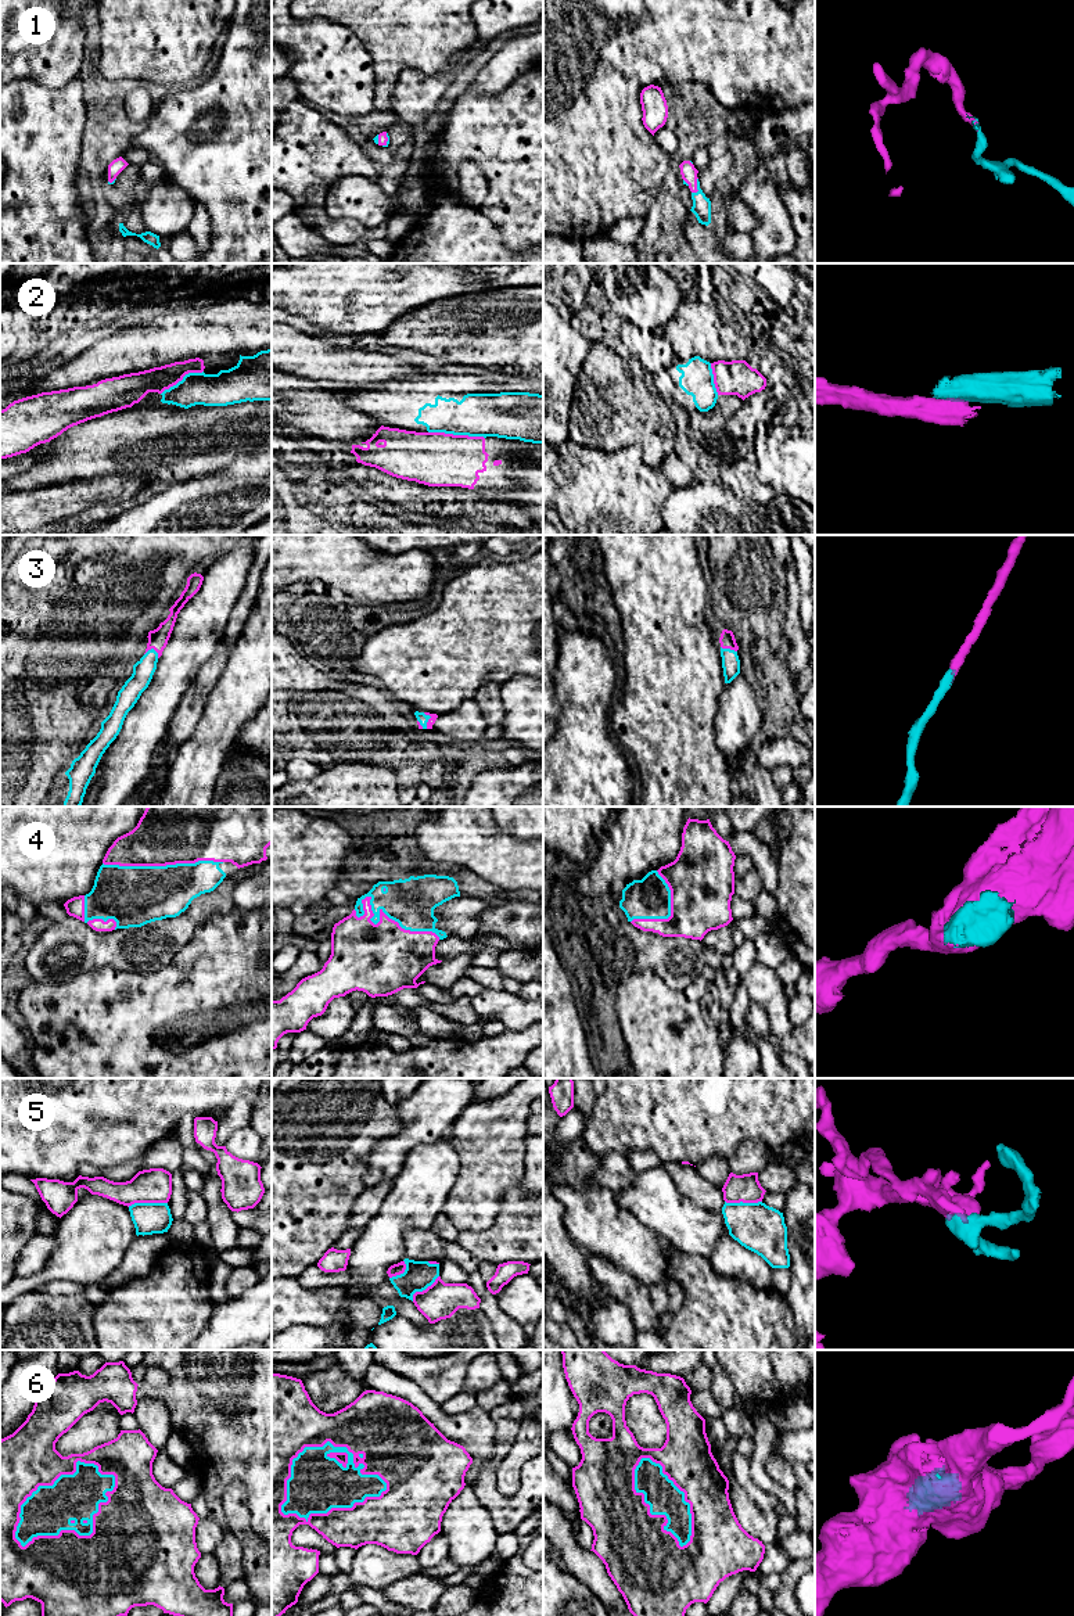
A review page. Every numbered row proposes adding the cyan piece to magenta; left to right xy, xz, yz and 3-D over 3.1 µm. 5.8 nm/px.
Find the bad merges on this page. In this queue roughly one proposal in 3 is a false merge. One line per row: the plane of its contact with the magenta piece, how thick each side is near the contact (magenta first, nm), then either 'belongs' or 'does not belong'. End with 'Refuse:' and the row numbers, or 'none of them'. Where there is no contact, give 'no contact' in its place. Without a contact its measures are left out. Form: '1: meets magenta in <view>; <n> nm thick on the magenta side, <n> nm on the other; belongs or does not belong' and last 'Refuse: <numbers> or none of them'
1: meets magenta in yz; 100 nm thick on the magenta side, 110 nm on the other; belongs
2: meets magenta in xz; 320 nm thick on the magenta side, 260 nm on the other; does not belong
3: meets magenta in xz; 50 nm thick on the magenta side, 60 nm on the other; belongs
4: meets magenta in xz; 420 nm thick on the magenta side, 280 nm on the other; belongs
5: meets magenta in xy; 200 nm thick on the magenta side, 180 nm on the other; does not belong
6: meets magenta in xz; 280 nm thick on the magenta side, 320 nm on the other; belongs
Refuse: 2, 5

